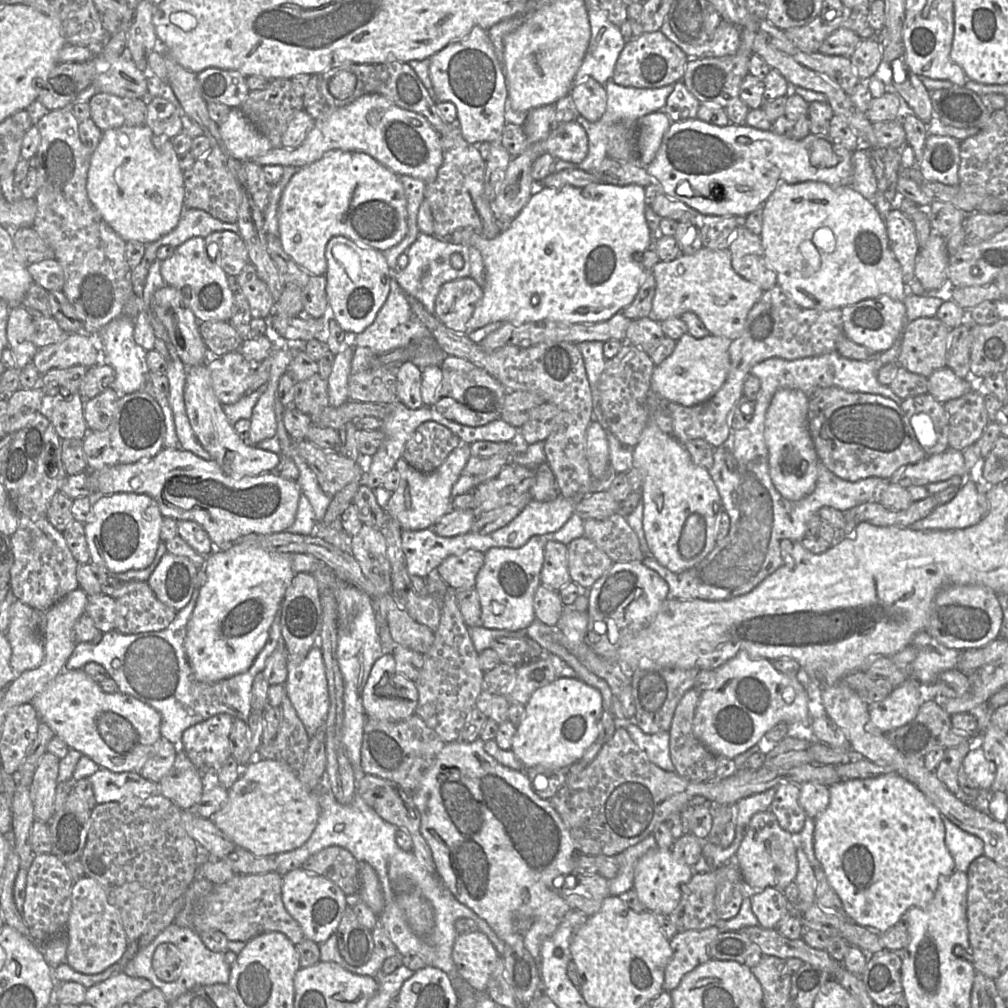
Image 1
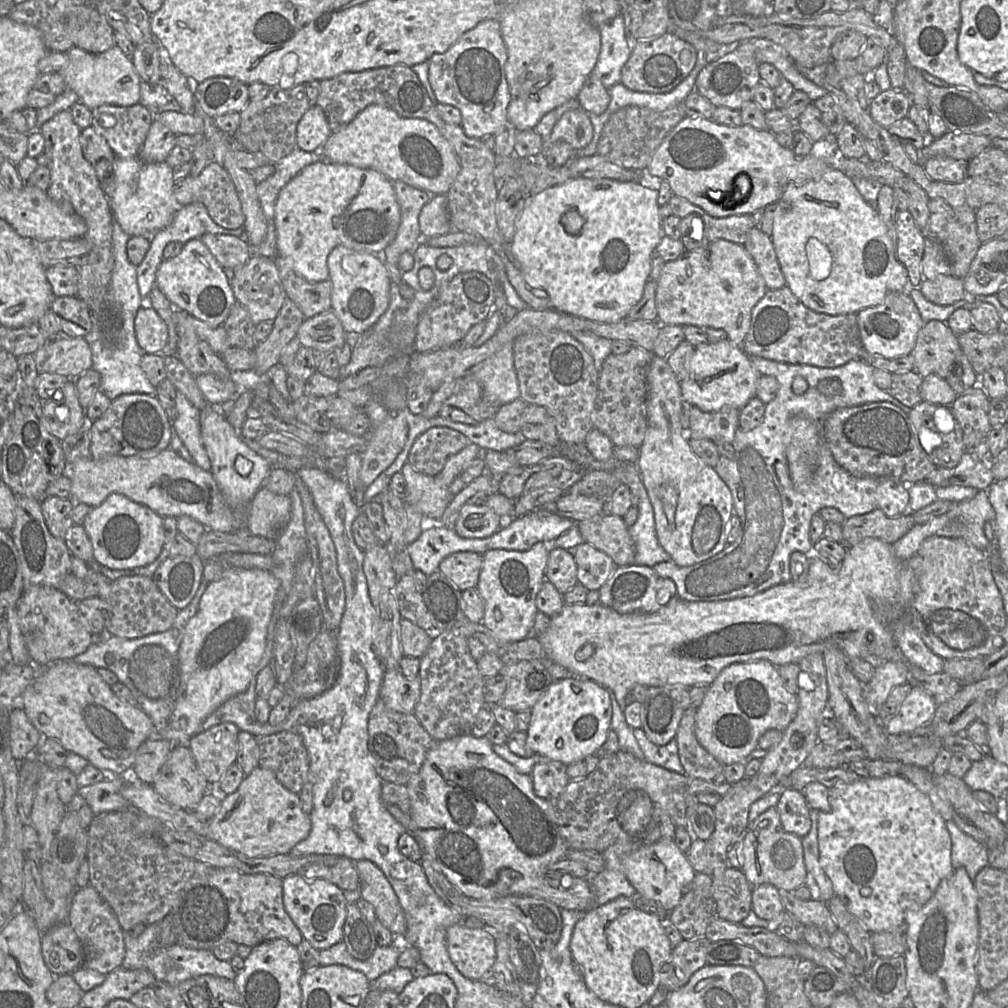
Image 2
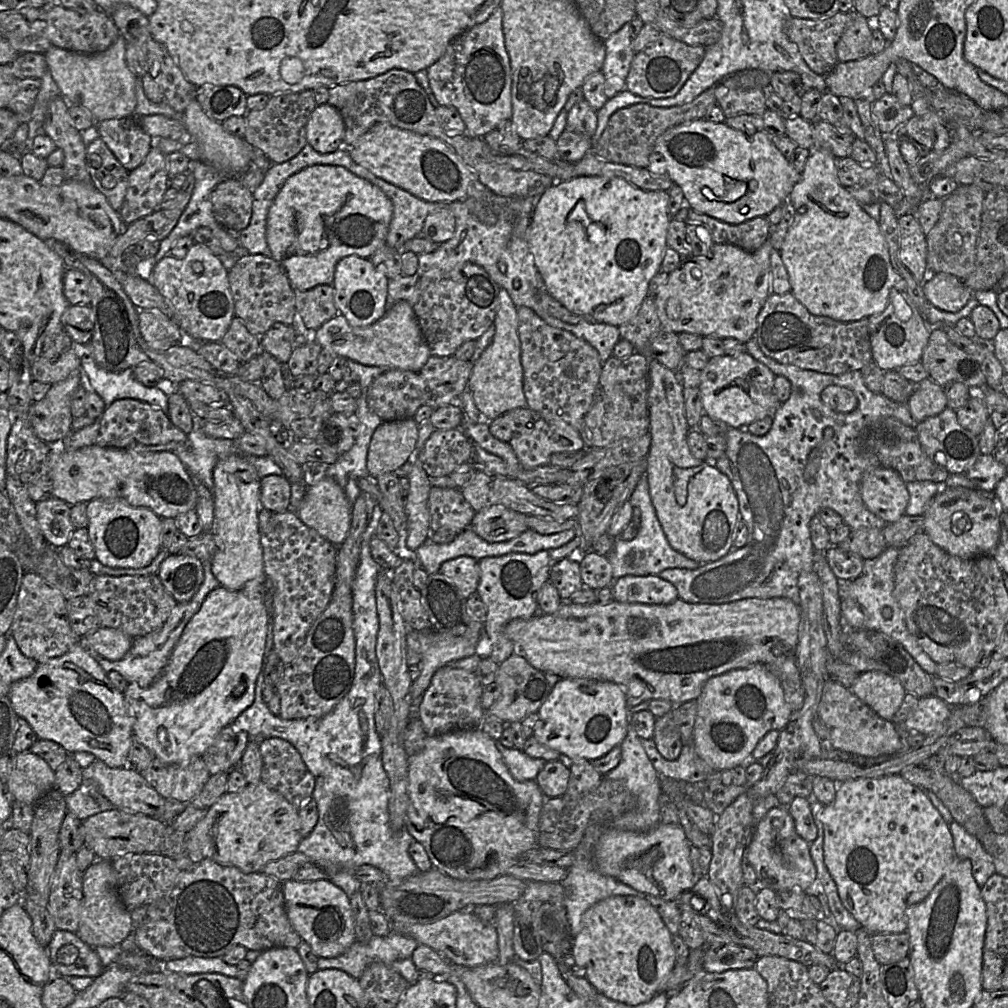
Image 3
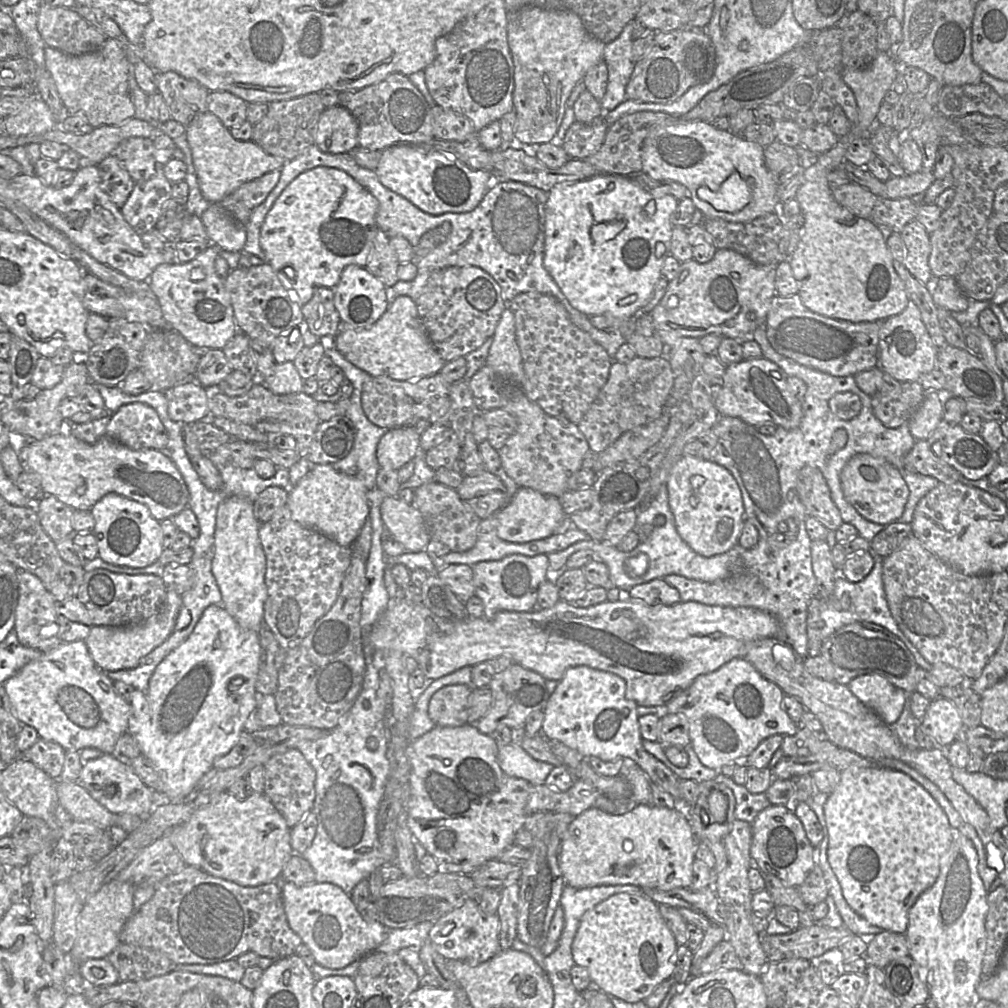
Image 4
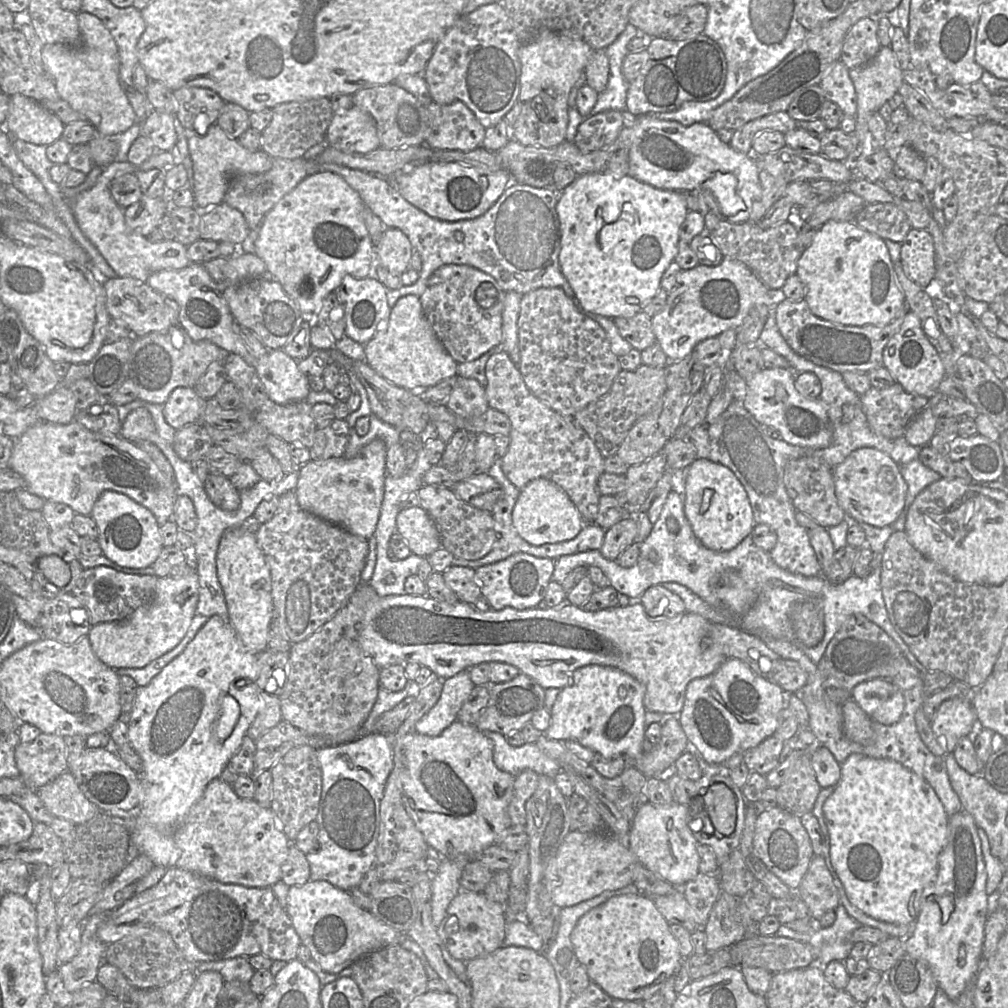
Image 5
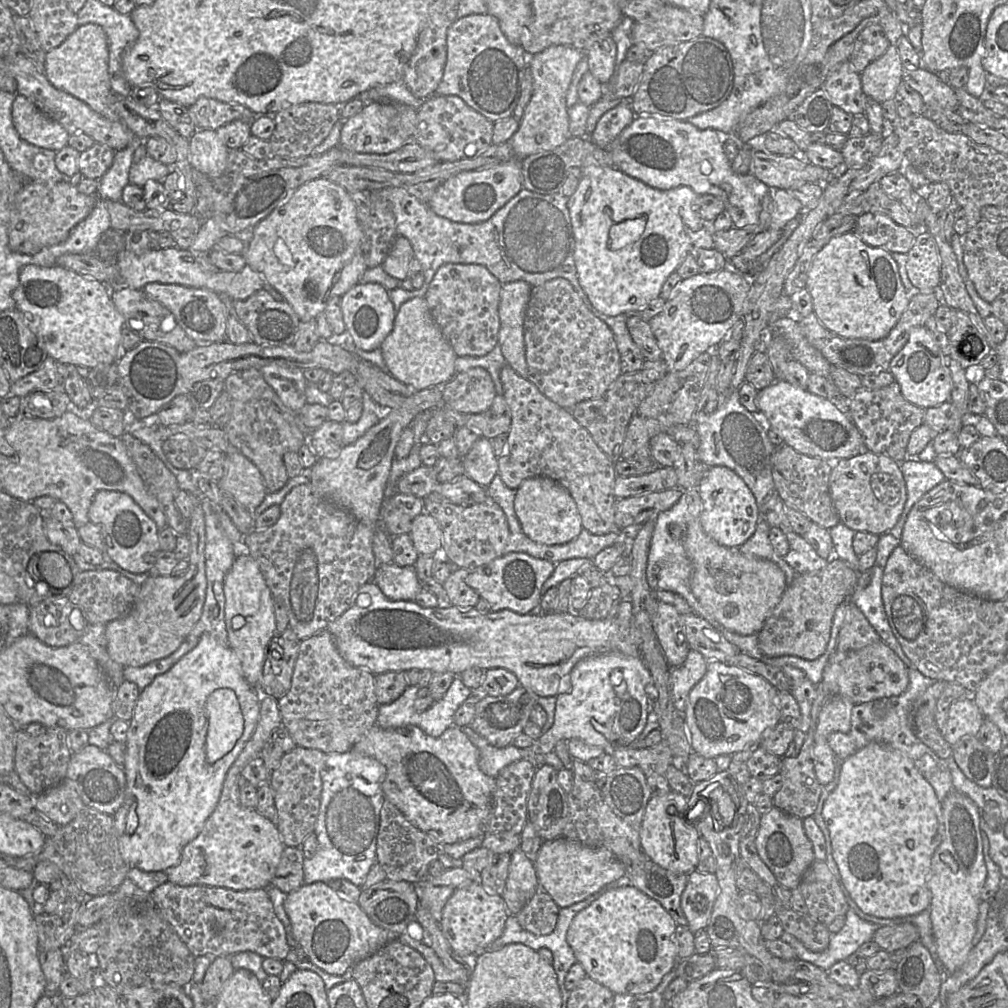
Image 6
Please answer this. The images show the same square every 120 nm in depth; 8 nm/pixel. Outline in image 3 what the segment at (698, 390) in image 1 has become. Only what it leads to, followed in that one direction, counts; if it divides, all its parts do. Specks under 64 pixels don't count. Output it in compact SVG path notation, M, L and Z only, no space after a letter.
M748 352L709 359L701 371L698 386L705 414L725 427L747 428L751 423L772 416L781 405L774 392L775 374Z

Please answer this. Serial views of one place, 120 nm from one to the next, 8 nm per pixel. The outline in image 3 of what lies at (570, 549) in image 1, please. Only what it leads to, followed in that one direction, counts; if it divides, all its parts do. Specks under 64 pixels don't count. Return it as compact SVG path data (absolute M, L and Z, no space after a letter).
M589 551L584 554L579 566L583 587L599 590L613 581L612 566L606 556Z

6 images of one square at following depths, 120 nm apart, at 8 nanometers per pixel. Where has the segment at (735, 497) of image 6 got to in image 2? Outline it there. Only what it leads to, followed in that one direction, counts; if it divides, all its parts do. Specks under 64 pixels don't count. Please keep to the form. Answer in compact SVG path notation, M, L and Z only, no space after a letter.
M652 356L647 373L647 429L636 465L653 507L658 542L669 554L670 561L681 567L698 564L720 553L727 546L727 526L734 514L731 490L715 469L700 460L689 445L681 423L683 410L680 381L666 359Z

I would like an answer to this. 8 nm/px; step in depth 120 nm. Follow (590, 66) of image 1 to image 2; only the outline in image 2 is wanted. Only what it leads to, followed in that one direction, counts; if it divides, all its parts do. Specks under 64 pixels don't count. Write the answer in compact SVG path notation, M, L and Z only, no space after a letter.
M622 15L597 29L601 48L591 76L599 79L604 87L609 89L620 83L621 70L631 54L632 42L625 36Z

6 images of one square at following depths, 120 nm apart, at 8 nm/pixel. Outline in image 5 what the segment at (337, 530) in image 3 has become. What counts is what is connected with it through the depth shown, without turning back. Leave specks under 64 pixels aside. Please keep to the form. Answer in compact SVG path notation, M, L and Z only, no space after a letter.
M376 439L351 459L311 459L301 466L294 490L303 510L335 523L356 536L369 539L375 535L386 475L386 444Z

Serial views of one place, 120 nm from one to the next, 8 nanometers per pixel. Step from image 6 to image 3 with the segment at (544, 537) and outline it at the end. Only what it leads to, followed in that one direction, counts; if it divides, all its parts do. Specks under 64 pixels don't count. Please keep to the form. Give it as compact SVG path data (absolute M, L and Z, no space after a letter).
M493 505L475 513L470 528L488 542L504 542L518 537L529 528L526 517L516 510Z

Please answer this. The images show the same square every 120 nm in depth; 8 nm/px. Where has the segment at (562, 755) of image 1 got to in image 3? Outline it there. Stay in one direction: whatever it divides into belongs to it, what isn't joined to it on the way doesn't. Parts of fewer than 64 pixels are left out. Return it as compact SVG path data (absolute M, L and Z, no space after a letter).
M561 678L551 689L547 699L537 711L539 719L533 737L541 744L557 750L570 761L593 760L605 755L614 746L620 746L629 726L629 708L621 688L609 681L589 678Z

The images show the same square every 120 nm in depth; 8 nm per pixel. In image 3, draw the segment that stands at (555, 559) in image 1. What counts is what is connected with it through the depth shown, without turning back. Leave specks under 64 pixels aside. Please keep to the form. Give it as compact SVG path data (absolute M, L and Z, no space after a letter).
M569 557L552 562L549 581L557 589L562 601L568 601L574 593L583 588L579 563Z

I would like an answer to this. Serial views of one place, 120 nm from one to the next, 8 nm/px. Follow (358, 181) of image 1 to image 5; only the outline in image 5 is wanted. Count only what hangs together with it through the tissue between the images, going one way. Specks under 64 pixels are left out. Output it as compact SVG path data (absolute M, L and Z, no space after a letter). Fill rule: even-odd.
M322 171L302 180L273 206L261 222L254 253L263 260L271 278L280 283L307 317L316 316L324 298L340 286L345 275L363 279L375 273L375 250L363 218L364 207L360 195L343 177ZM287 251L294 256L293 265L285 263Z

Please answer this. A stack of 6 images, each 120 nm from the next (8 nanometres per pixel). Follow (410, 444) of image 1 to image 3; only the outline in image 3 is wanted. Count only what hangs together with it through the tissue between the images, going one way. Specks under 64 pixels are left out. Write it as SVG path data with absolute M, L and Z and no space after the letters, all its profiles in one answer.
M462 428L435 430L426 441L419 459L428 477L449 476L466 463L471 454L471 440Z

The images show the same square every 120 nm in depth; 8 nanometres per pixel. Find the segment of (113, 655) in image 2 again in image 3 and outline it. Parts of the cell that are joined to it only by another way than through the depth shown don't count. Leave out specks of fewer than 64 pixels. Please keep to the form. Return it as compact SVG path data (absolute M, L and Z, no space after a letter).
M211 560L202 561L204 580L195 595L187 602L177 603L161 627L144 636L134 638L132 640L131 648L122 659L110 661L101 657L95 652L92 652L93 657L97 660L101 668L106 673L116 671L121 674L126 681L128 681L128 683L136 682L142 688L148 687L159 677L167 665L169 657L180 639L185 626L192 616L199 611L206 596L220 585L211 571L210 561Z

